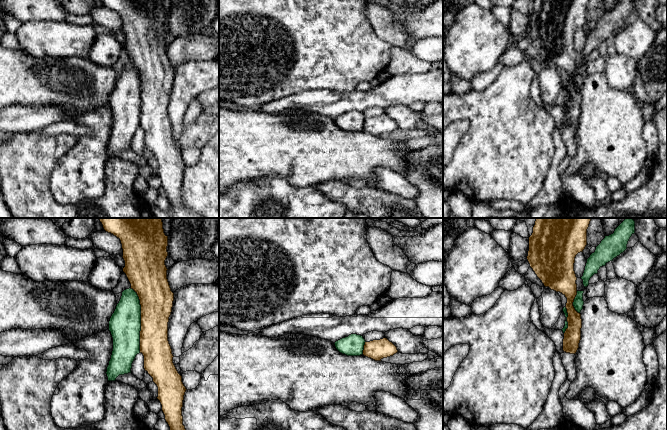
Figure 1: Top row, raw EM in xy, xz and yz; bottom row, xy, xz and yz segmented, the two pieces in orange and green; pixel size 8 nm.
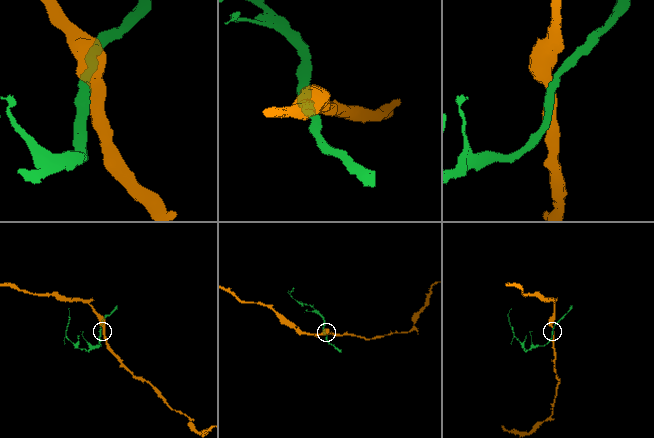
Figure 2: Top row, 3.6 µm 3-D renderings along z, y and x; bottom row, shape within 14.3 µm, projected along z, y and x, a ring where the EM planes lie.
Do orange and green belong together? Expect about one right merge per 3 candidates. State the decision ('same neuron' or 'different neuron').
different neuron

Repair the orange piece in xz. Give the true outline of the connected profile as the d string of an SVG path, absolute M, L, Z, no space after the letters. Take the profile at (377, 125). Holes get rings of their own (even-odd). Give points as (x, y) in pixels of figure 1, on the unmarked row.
M387 114L365 118L363 131L375 137L393 132L398 128L397 123Z

